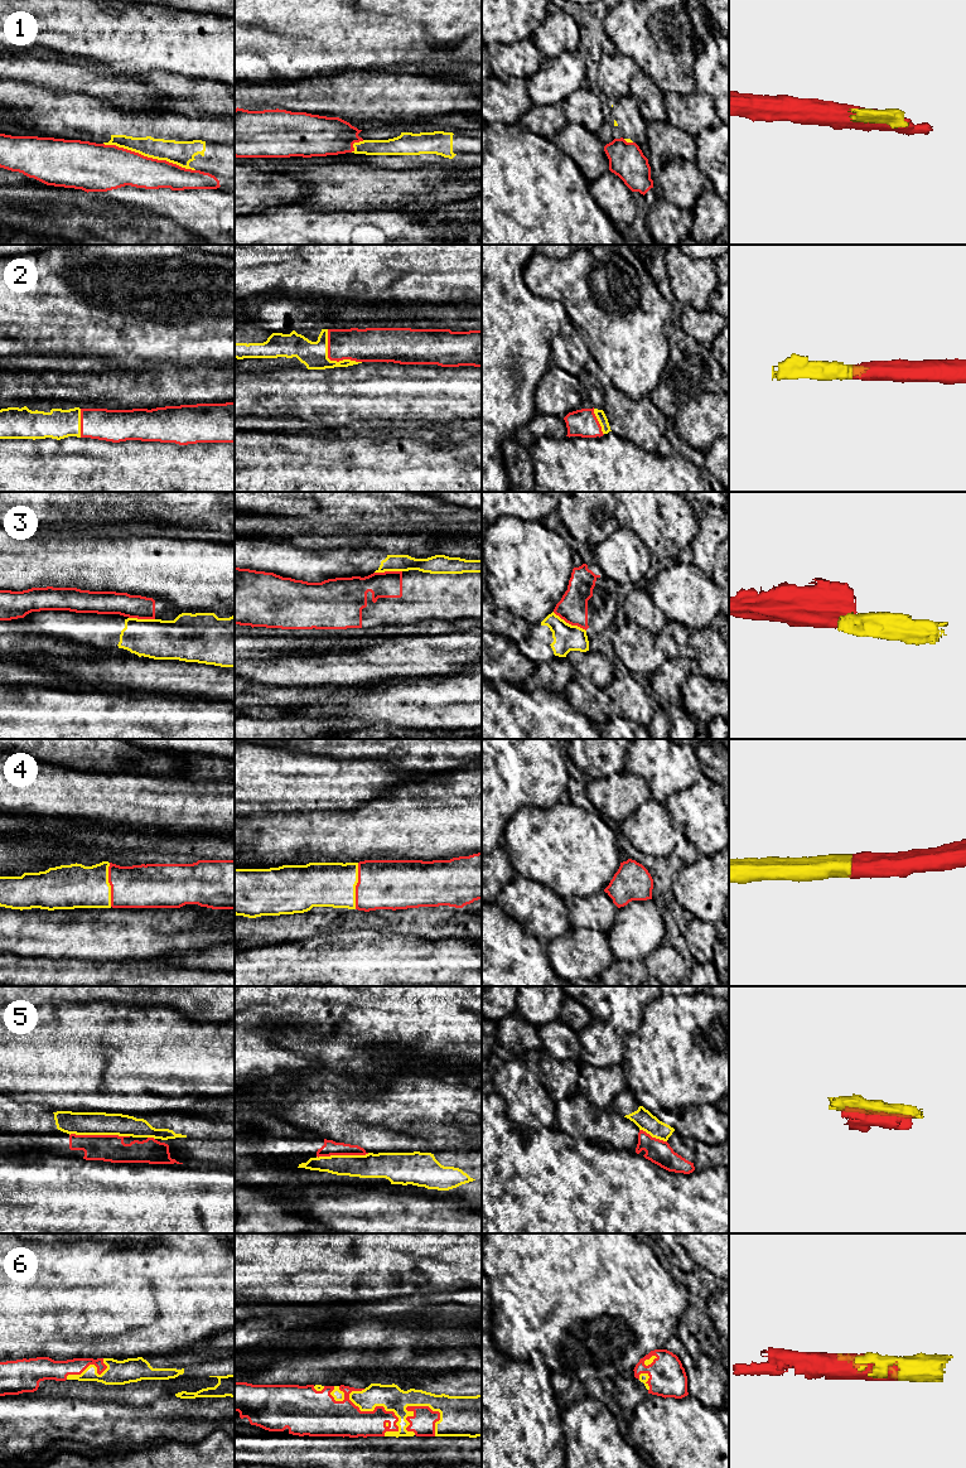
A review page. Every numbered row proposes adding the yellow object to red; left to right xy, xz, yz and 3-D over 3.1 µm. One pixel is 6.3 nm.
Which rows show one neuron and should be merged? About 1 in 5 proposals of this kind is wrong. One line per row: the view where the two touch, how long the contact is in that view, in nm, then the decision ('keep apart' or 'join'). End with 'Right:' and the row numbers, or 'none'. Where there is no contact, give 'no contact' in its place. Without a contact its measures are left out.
1: meets red in xy; contact 600 nm long; keep apart
2: meets red in xz; contact 300 nm long; join
3: meets red in yz; contact 240 nm long; keep apart
4: meets red in xz; contact 300 nm long; join
5: meets red in xy; contact 380 nm long; keep apart
6: meets red in xz; contact 400 nm long; join
Right: 2, 4, 6

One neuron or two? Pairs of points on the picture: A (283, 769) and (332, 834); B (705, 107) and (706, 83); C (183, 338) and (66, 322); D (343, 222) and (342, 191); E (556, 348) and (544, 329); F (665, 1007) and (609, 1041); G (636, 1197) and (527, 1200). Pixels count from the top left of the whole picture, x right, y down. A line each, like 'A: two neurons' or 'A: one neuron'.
A: two neurons
B: two neurons
C: one neuron
D: two neurons
E: two neurons
F: two neurons
G: one neuron

